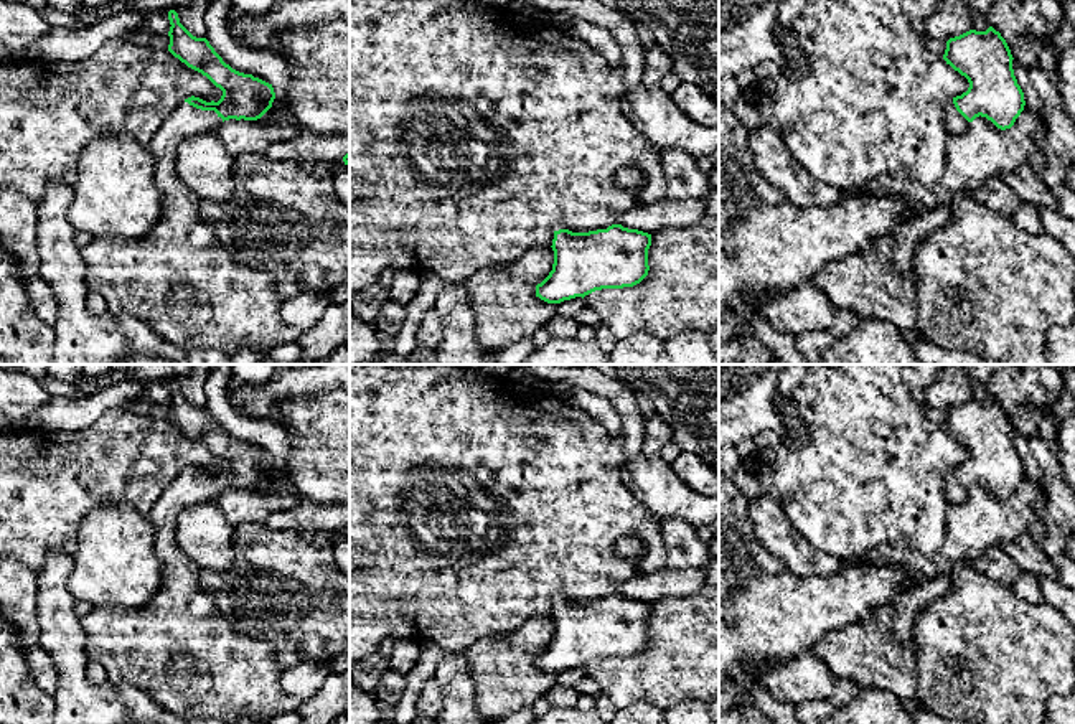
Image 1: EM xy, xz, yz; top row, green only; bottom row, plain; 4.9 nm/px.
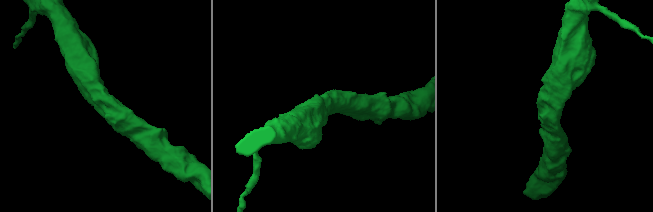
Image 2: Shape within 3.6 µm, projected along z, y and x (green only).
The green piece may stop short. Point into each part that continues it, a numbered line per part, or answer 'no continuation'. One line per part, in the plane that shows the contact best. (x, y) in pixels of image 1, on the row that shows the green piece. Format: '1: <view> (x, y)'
1: xy (178, 279)

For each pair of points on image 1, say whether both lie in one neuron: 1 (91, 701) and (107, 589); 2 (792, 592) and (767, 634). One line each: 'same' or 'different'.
1: different
2: same

